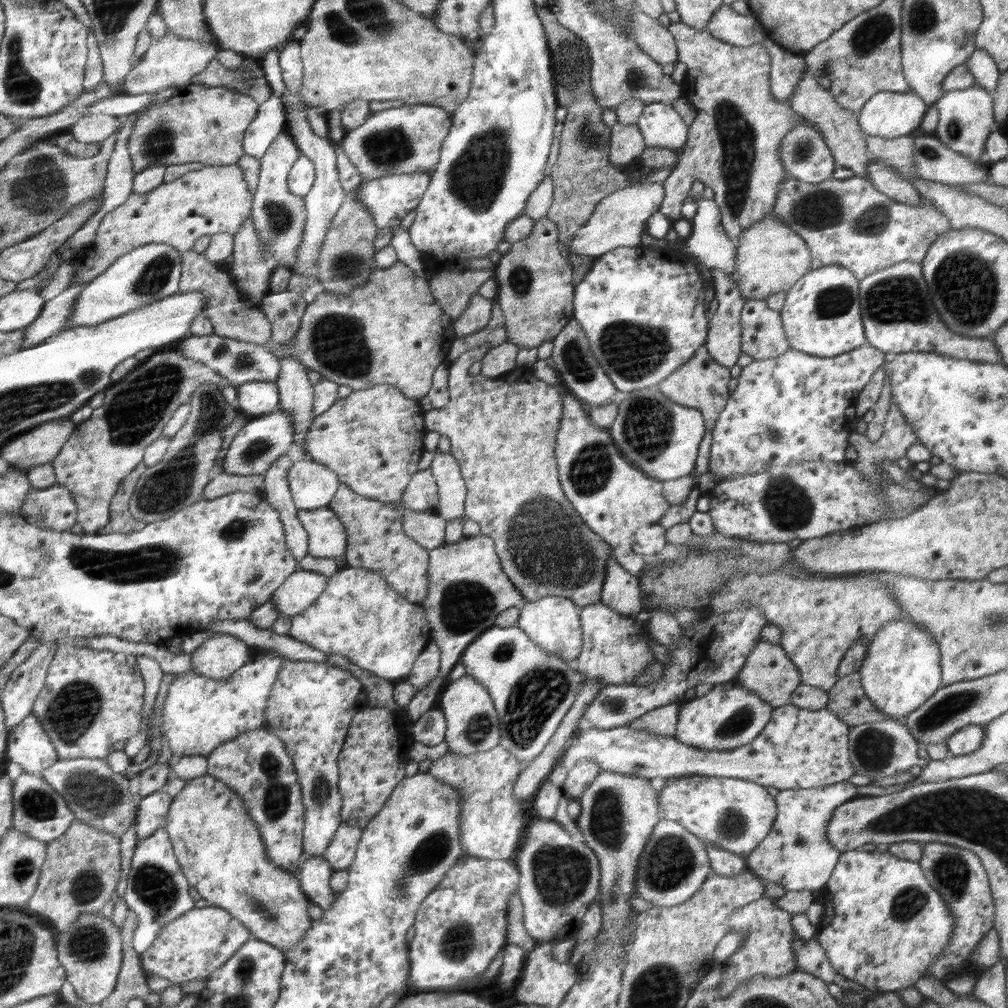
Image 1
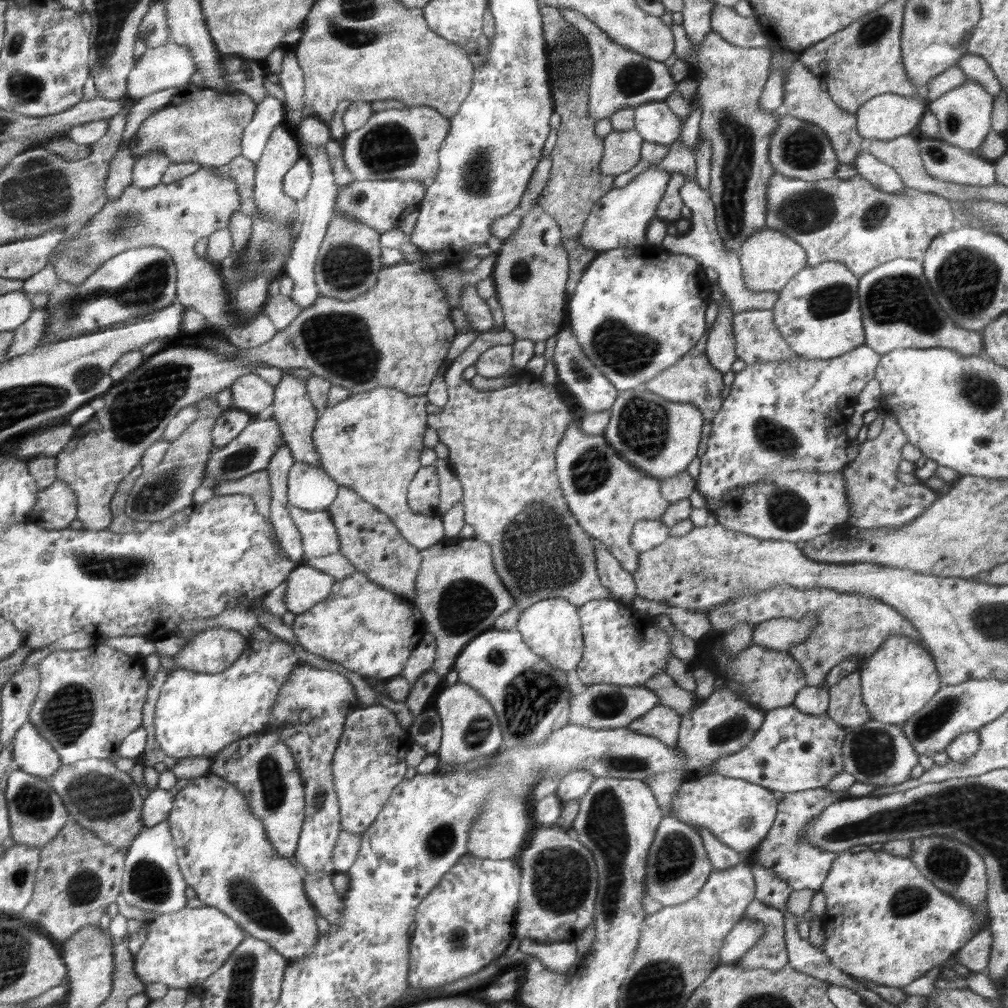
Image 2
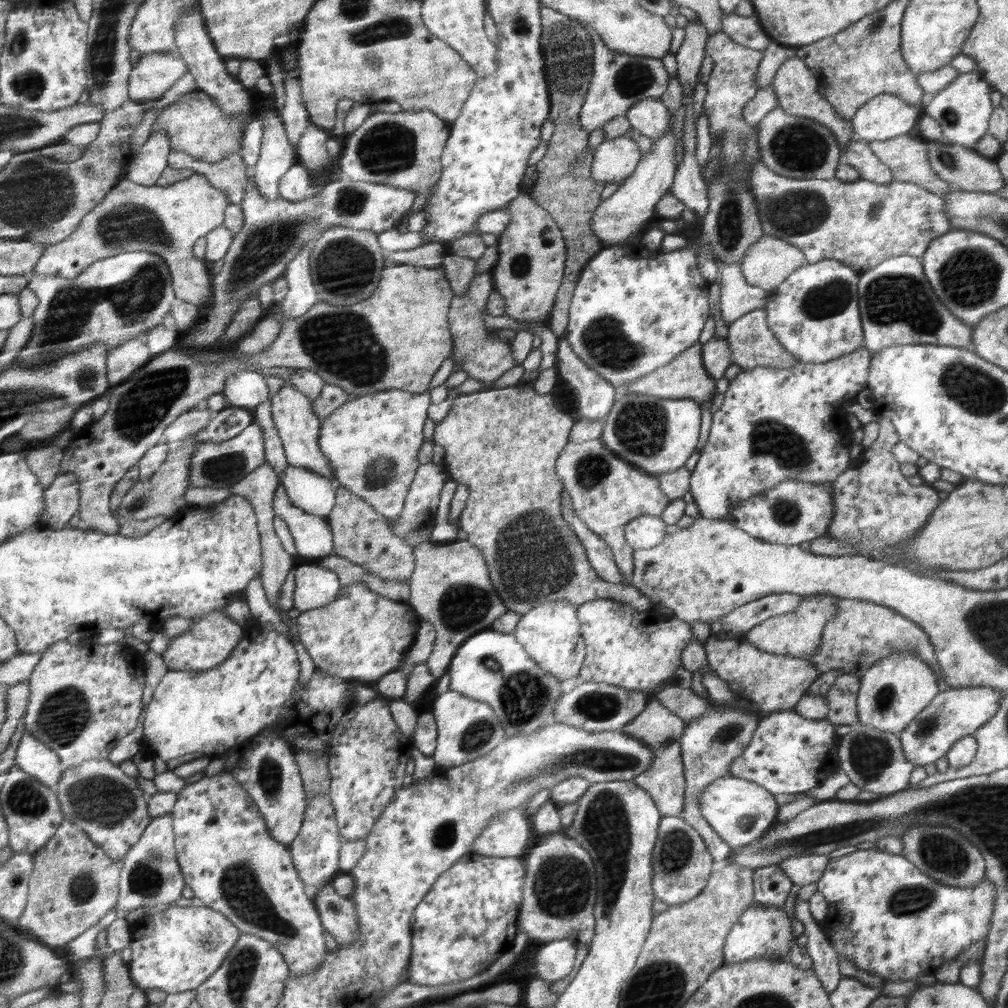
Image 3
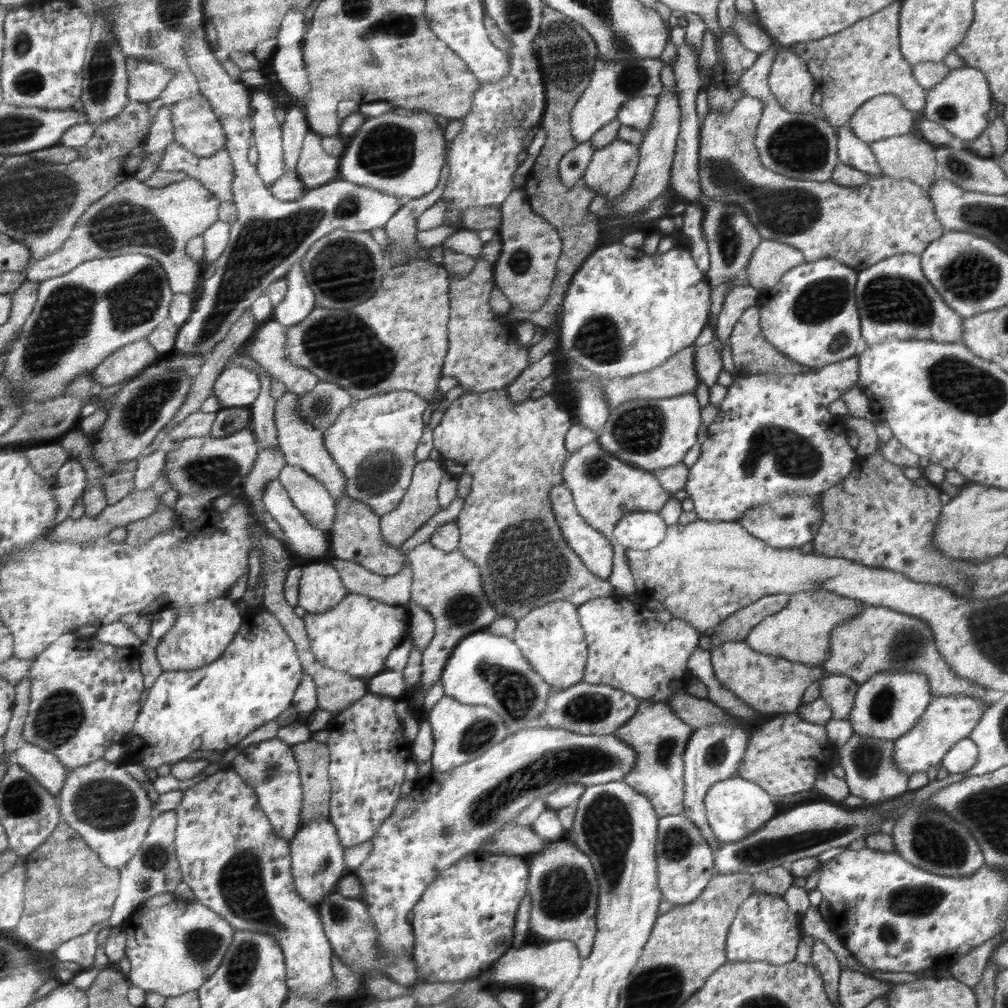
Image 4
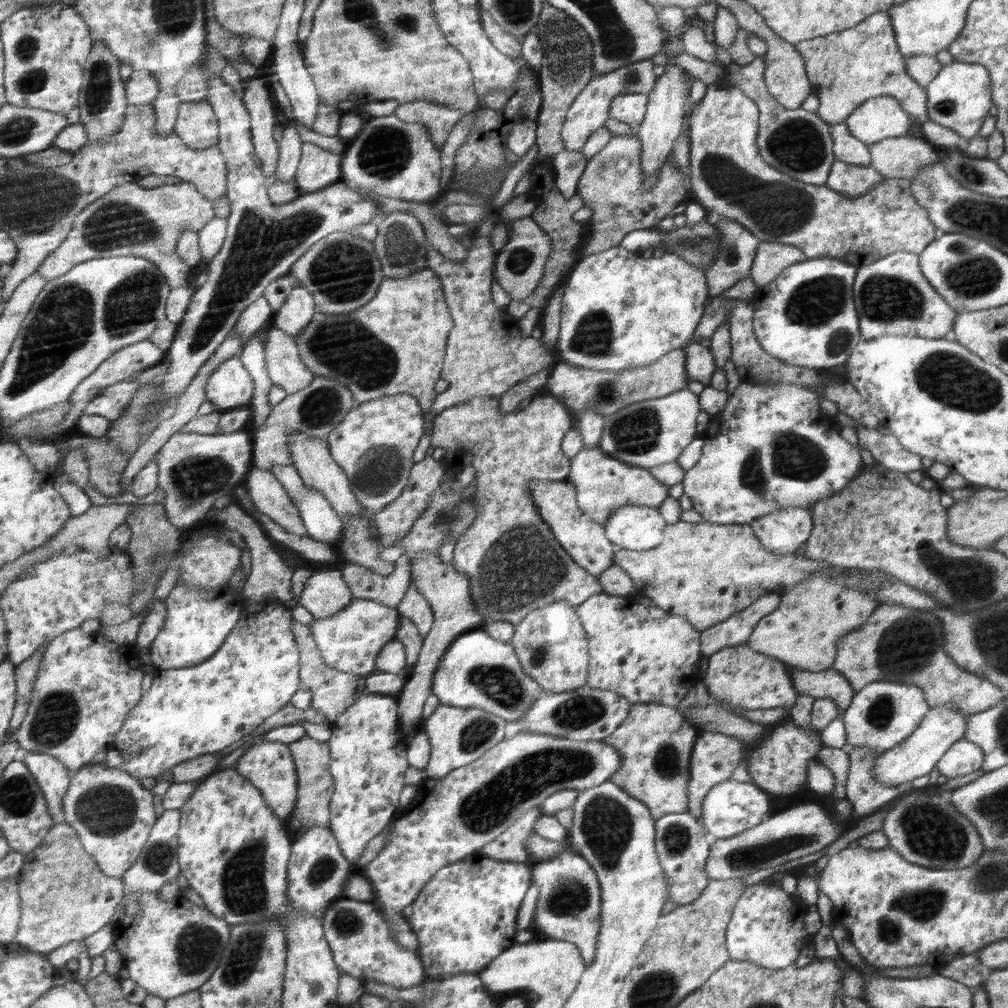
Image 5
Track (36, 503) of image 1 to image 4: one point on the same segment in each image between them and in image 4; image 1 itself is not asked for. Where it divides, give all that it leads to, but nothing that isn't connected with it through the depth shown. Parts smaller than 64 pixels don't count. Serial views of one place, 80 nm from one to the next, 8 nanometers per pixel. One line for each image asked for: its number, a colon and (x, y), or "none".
2: (58, 507)
3: (64, 497)
4: (73, 481)

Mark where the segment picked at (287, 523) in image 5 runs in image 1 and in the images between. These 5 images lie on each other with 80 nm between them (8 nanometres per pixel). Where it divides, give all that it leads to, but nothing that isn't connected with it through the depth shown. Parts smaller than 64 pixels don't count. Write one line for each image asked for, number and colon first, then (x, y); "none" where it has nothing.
1: (328, 538)
2: (320, 537)
3: (313, 537)
4: (303, 538)

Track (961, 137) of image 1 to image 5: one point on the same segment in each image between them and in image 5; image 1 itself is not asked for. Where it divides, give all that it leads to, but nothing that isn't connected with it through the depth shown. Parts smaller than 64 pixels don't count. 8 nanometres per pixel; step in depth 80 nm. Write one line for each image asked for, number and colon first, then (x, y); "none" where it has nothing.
2: (964, 112)
3: (963, 108)
4: (959, 102)
5: (958, 97)

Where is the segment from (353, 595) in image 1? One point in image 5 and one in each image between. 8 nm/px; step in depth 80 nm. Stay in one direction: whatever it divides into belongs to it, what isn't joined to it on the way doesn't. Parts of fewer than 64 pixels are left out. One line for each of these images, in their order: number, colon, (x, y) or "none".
2: (367, 629)
3: (360, 635)
4: (356, 636)
5: (350, 640)

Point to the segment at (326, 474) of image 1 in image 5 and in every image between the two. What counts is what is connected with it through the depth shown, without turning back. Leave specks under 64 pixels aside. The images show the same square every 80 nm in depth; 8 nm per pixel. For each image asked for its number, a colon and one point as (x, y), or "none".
2: (309, 488)
3: (314, 494)
4: (308, 495)
5: (322, 524)

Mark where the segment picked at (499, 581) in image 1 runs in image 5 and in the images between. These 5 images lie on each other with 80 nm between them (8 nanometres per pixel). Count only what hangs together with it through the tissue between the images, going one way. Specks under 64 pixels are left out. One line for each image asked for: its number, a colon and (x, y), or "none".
2: (461, 595)
3: (451, 588)
4: (449, 586)
5: (449, 593)

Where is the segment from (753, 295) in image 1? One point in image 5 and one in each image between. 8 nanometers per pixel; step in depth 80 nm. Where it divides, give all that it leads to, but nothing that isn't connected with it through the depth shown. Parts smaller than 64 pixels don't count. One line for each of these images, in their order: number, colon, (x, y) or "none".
2: (769, 259)
3: (768, 263)
4: (772, 259)
5: (772, 258)

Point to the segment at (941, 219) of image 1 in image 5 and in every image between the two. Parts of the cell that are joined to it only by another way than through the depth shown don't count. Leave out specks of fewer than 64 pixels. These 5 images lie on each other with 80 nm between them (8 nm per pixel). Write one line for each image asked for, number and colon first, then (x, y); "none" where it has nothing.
2: (852, 221)
3: (863, 223)
4: (861, 226)
5: (729, 176)

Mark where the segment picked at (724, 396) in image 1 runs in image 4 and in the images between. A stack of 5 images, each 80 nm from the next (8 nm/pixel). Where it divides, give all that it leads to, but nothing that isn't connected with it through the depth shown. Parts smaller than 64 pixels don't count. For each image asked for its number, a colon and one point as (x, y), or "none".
2: (694, 380)
3: (686, 377)
4: (678, 376)

